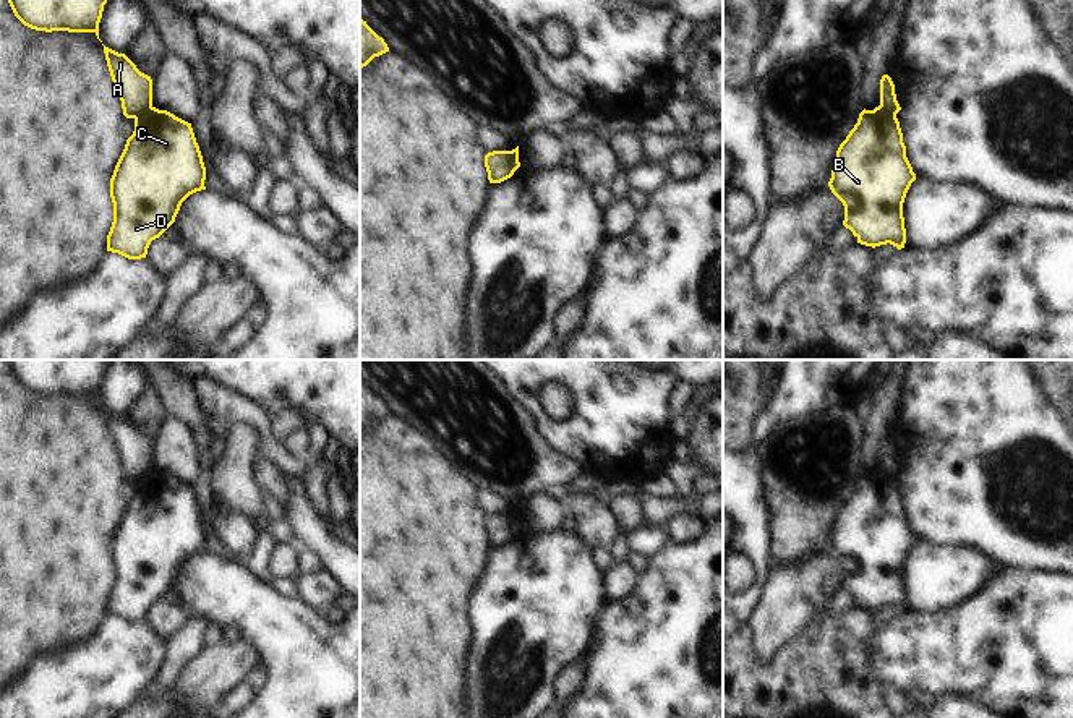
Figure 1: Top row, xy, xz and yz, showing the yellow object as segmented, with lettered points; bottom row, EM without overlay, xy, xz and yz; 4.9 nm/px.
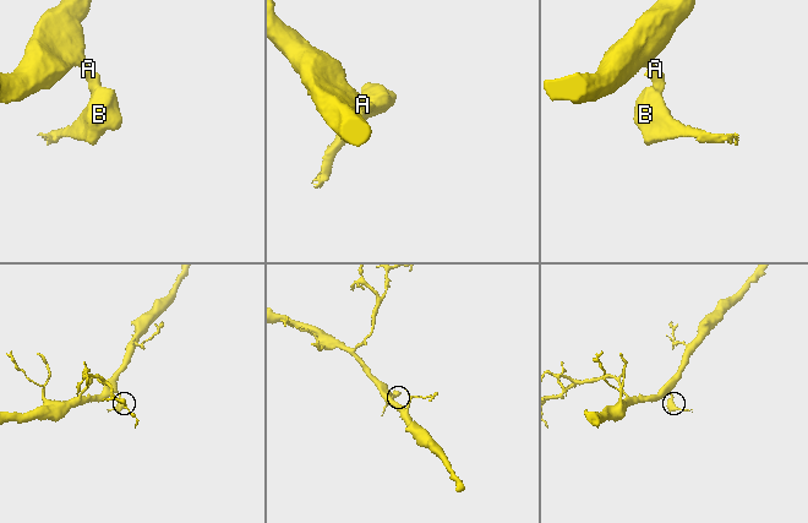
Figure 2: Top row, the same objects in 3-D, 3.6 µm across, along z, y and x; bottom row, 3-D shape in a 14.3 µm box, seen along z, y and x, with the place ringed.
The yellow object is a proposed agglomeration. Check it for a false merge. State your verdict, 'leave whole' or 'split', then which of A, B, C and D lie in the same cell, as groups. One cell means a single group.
split; groups A / B C D

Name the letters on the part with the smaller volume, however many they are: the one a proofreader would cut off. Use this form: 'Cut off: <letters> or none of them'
Cut off: B, C, D

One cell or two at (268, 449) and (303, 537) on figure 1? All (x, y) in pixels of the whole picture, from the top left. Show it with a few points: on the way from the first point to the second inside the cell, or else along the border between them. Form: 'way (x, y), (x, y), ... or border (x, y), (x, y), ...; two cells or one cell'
border (287, 477), (300, 482); two cells

